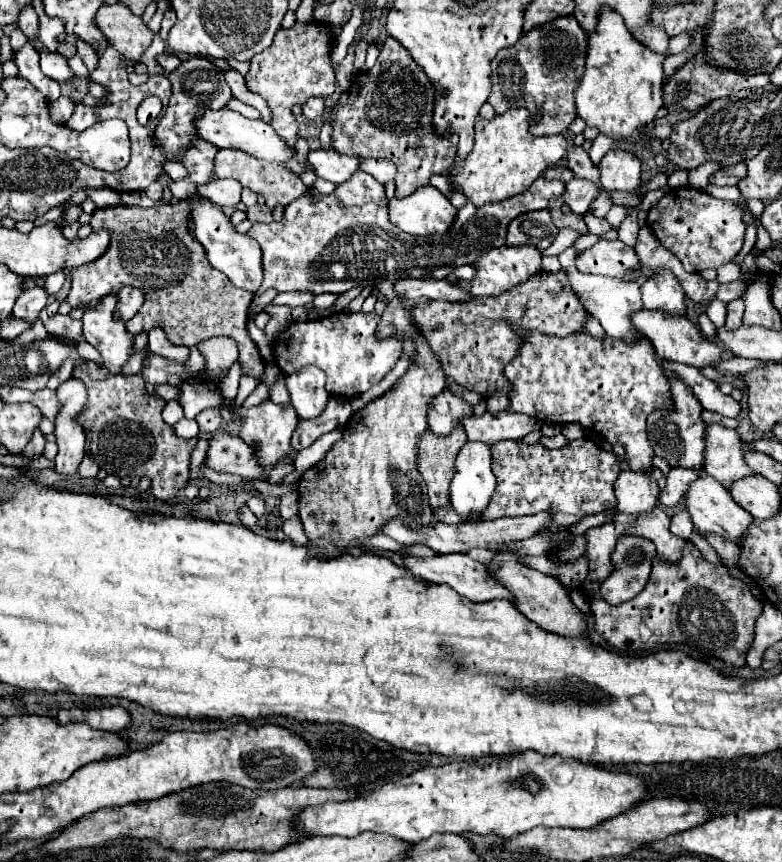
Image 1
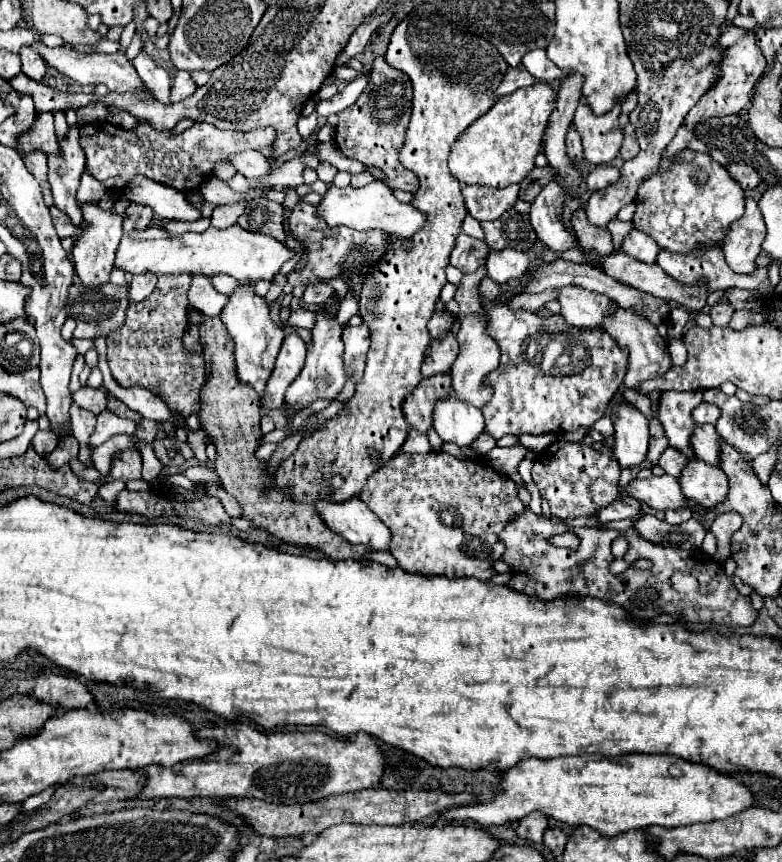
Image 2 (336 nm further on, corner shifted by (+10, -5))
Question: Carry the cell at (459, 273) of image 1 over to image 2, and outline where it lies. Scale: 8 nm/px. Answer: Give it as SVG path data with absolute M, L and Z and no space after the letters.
M461 233L457 237L455 249L451 251L449 263L463 273L473 273L479 269L479 265L485 263L487 253L489 253L489 247L485 241L479 241L479 239L473 239L473 237Z

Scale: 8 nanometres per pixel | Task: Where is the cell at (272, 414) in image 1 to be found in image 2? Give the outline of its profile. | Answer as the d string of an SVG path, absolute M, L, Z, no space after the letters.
M299 335L285 337L277 363L275 363L275 371L273 371L273 375L267 383L265 395L261 399L265 413L283 405L285 389L289 387L289 383L295 381L295 377L301 373L303 365L305 365L305 341Z

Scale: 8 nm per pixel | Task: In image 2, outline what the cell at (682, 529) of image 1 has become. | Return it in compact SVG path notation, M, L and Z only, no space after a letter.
M681 509L681 511L665 511L665 521L671 525L679 525L683 521L691 519L691 511L689 509Z

